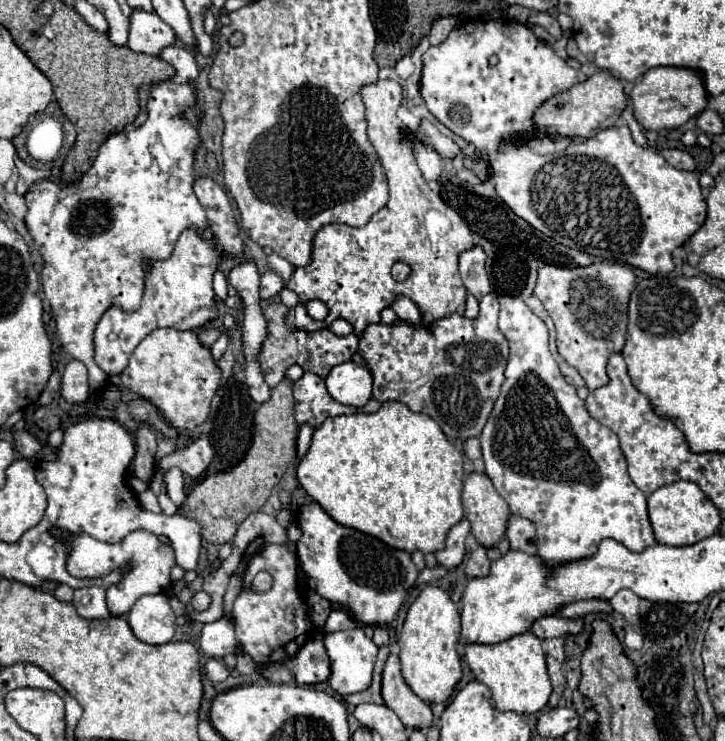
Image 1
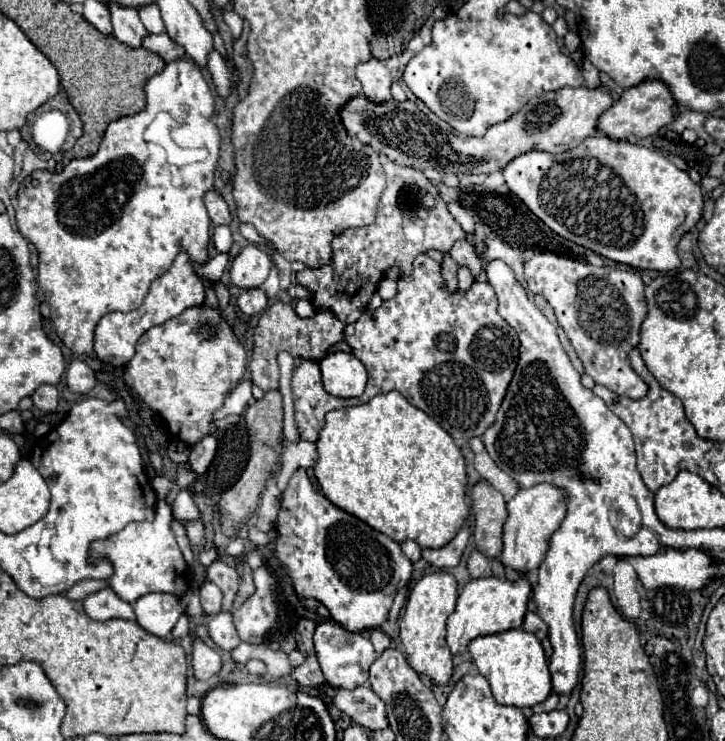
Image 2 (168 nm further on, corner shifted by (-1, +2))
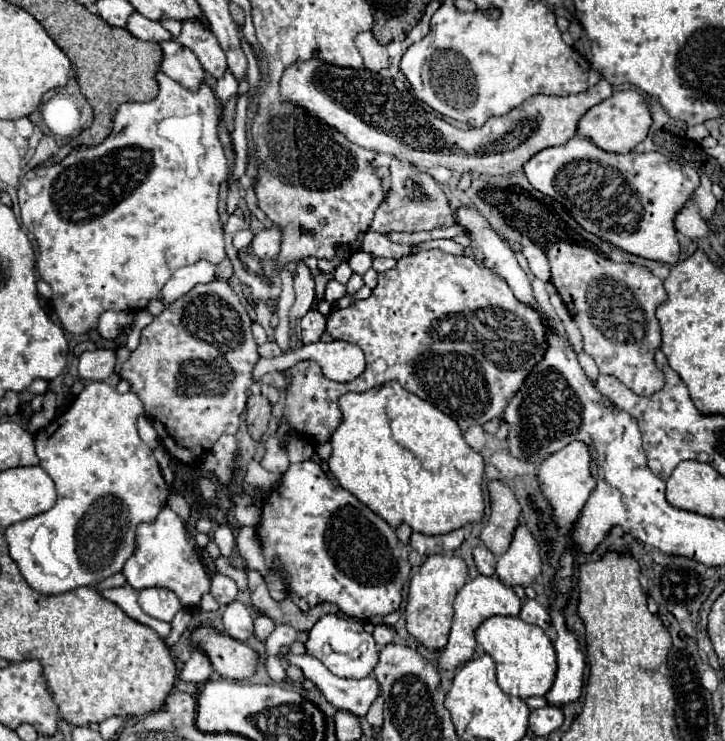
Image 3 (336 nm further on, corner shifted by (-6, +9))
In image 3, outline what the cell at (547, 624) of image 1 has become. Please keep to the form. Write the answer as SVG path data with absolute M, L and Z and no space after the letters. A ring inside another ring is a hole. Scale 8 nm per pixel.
M526 600L522 604L522 610L520 610L520 618L528 624L536 624L540 628L548 628L550 626L550 616L546 612L546 608L542 608L536 600Z

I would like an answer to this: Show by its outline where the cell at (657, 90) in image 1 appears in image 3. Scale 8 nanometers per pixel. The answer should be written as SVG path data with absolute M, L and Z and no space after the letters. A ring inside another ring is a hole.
M622 90L612 94L598 106L590 108L582 116L582 122L578 124L578 134L588 136L602 150L626 152L626 150L634 150L646 138L650 126L652 126L652 114L646 96L640 94L638 90Z

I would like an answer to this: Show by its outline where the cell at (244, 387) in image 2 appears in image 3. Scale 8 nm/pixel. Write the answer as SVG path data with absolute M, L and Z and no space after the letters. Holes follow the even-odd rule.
M332 340L332 342L306 344L300 350L280 354L274 360L258 360L252 372L252 380L260 382L264 374L274 370L286 370L300 360L318 362L322 374L334 382L352 382L358 376L362 376L362 372L366 370L364 352L358 346L342 340Z

